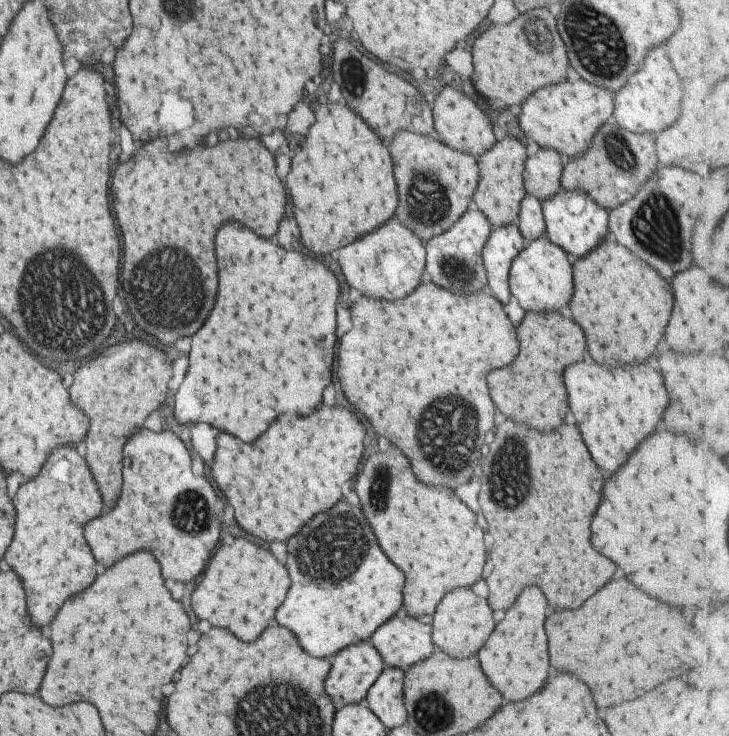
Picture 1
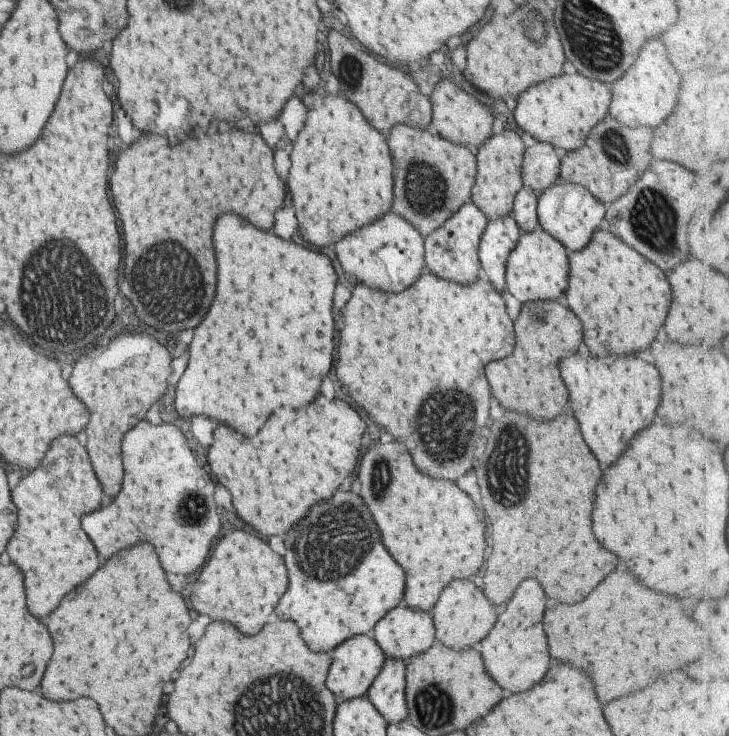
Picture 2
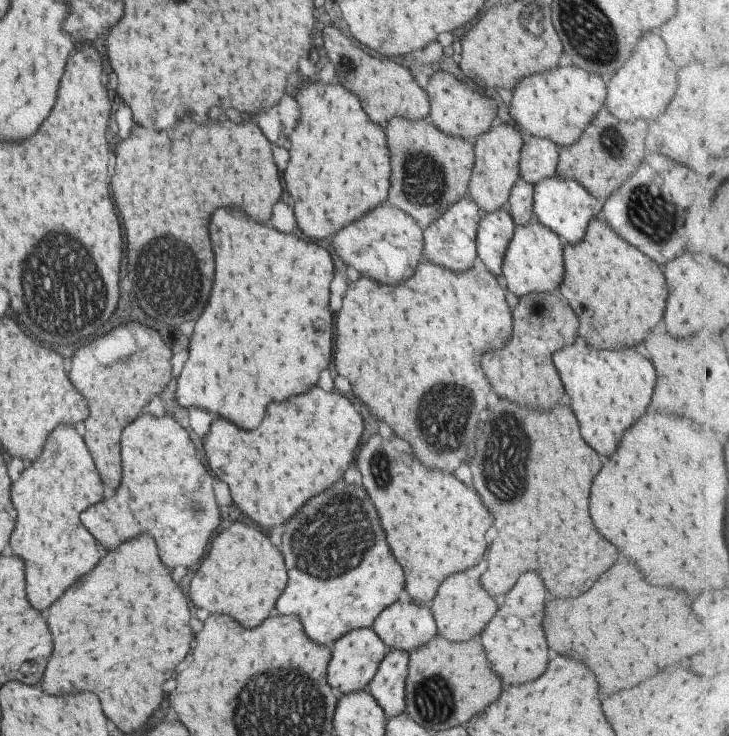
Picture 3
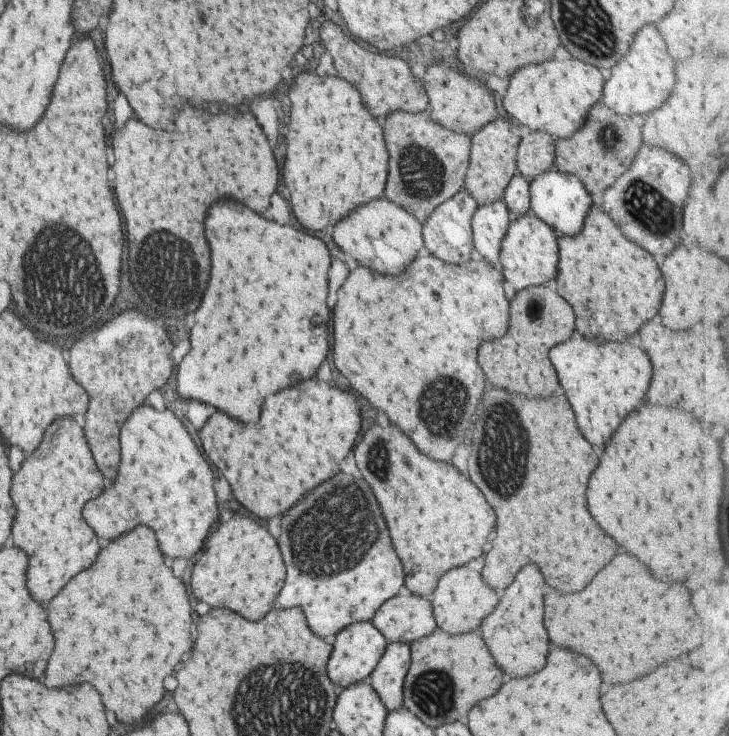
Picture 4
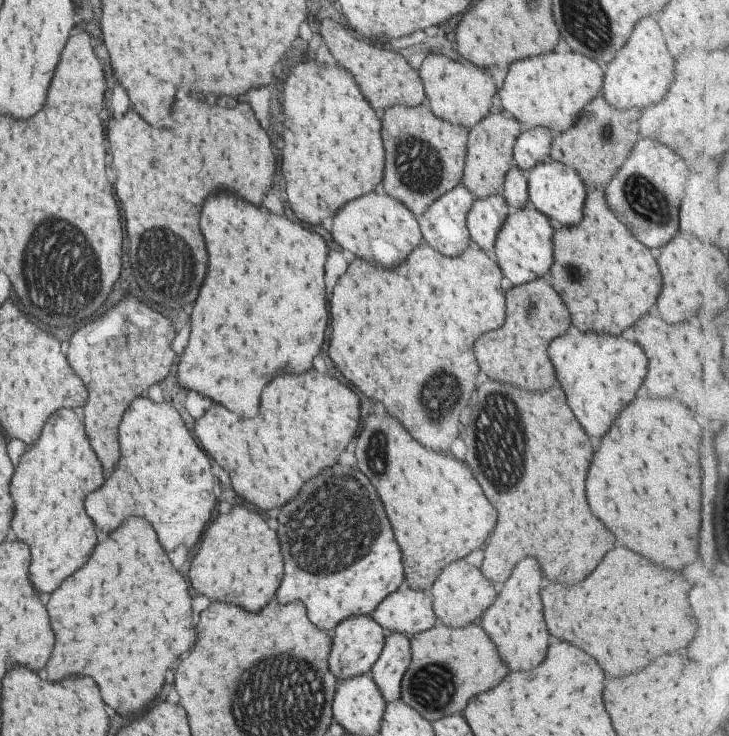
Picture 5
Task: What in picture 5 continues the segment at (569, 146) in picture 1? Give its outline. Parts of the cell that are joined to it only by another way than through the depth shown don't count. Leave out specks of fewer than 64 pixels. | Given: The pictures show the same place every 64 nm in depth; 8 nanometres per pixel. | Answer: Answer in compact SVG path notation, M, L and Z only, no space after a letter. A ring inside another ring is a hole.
M543 54L524 58L509 65L503 86L497 91L502 111L529 127L543 127L553 135L564 133L578 120L583 106L601 88L599 66L579 54Z

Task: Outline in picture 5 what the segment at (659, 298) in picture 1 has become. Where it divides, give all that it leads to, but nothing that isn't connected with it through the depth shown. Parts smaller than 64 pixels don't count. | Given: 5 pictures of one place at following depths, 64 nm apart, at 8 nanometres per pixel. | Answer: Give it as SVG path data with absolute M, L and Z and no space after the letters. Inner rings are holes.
M599 189L587 190L582 212L583 216L575 227L554 225L552 232L553 264L550 266L546 279L567 306L572 328L580 333L595 332L595 334L617 336L625 328L633 326L637 318L645 316L649 308L655 304L659 288L661 288L659 270L657 270L657 264L651 252L643 244L639 244L629 234L629 230L605 206L603 194L599 192Z

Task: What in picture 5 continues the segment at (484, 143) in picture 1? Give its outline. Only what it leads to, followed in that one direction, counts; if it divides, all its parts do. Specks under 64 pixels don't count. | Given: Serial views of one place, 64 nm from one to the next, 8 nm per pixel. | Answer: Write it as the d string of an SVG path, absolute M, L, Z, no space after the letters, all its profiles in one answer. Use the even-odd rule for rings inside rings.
M431 54L425 57L417 70L422 82L427 106L431 112L452 125L465 127L467 130L475 126L482 118L490 114L491 98L495 94L495 86L490 74L485 69L467 62L454 62L445 56Z

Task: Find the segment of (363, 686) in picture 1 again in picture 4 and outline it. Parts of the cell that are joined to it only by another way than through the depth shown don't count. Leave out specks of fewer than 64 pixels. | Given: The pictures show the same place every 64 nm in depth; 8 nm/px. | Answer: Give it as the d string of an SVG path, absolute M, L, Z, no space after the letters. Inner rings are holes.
M365 621L347 626L345 630L341 630L341 634L337 633L335 637L331 638L330 642L332 649L327 659L327 676L338 690L367 681L387 645L385 638L377 628L371 622Z

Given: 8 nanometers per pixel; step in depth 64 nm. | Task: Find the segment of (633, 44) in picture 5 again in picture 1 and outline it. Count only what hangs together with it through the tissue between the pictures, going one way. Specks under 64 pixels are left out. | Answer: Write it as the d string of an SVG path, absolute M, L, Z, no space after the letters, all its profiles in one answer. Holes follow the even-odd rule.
M653 48L645 56L639 72L635 72L615 94L613 116L621 128L629 132L659 132L677 120L681 106L681 86L677 74L671 68L663 68L663 56L665 54L661 48Z

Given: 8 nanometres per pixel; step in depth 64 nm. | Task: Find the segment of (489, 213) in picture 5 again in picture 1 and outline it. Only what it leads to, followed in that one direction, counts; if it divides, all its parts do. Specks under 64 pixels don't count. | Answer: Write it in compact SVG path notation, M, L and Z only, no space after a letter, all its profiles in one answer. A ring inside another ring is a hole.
M516 223L490 230L489 238L481 251L486 270L487 291L501 306L511 298L508 274L512 260L524 249L525 240Z

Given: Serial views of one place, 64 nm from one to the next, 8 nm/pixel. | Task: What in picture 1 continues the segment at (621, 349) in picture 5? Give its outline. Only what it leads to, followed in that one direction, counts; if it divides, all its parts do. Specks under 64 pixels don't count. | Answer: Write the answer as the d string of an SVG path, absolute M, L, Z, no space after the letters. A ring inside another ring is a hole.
M585 352L585 358L565 370L565 388L569 398L569 410L575 418L575 424L583 436L583 442L599 470L605 470L607 474L617 472L629 458L629 454L635 450L635 446L641 444L645 436L649 436L657 422L663 416L663 410L667 406L667 392L663 388L661 376L651 370L649 366L627 366L627 368L607 368L599 366L591 360L589 352Z

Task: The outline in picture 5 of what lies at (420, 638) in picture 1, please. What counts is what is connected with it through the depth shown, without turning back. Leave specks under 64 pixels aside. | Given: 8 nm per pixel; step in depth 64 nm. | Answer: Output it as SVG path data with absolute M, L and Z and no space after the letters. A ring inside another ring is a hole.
M403 582L374 608L370 617L386 632L411 636L429 630L437 620L431 612L431 600L423 592L411 590Z

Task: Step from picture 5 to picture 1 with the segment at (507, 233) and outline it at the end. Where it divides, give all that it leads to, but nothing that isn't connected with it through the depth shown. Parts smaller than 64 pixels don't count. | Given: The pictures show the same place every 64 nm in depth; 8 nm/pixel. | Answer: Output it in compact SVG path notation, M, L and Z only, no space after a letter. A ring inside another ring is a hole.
M545 237L525 243L517 258L512 260L508 274L508 289L519 306L529 313L559 312L572 297L572 264L564 250Z

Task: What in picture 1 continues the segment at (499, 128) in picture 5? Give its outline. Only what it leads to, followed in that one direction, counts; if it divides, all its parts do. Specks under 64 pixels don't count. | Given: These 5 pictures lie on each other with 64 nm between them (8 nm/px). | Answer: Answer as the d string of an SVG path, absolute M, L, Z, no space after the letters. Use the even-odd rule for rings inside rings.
M515 137L498 139L493 146L476 160L478 164L478 183L472 196L472 204L481 211L491 228L496 229L515 223L521 199L526 195L522 181L525 144Z

